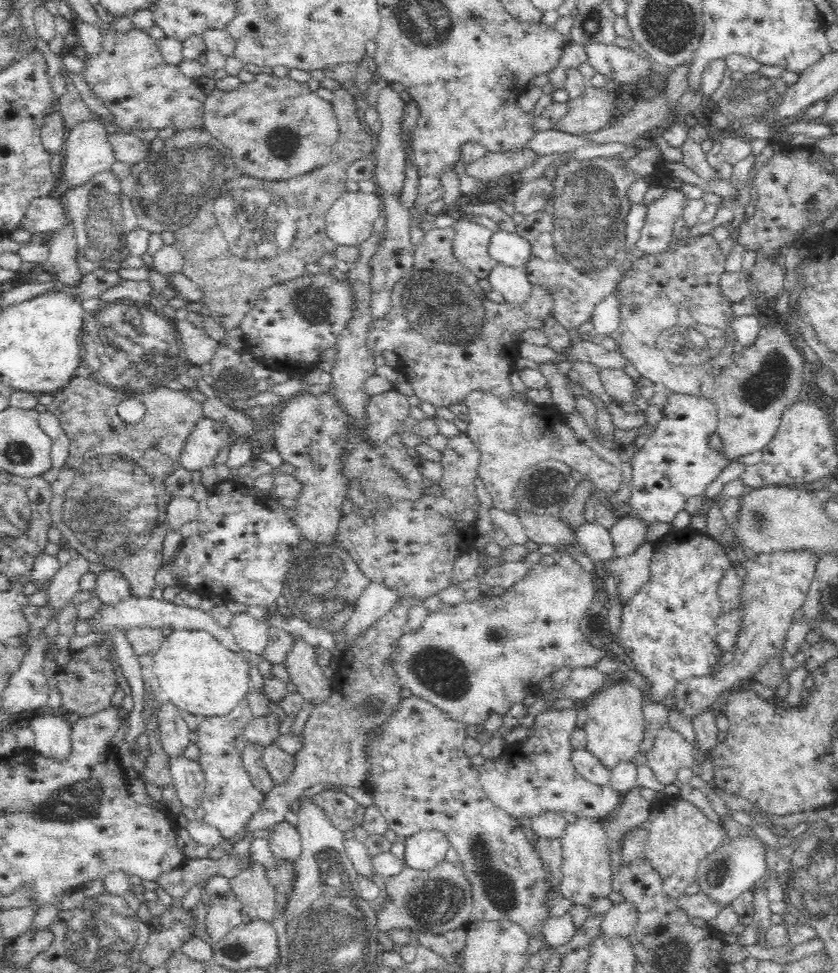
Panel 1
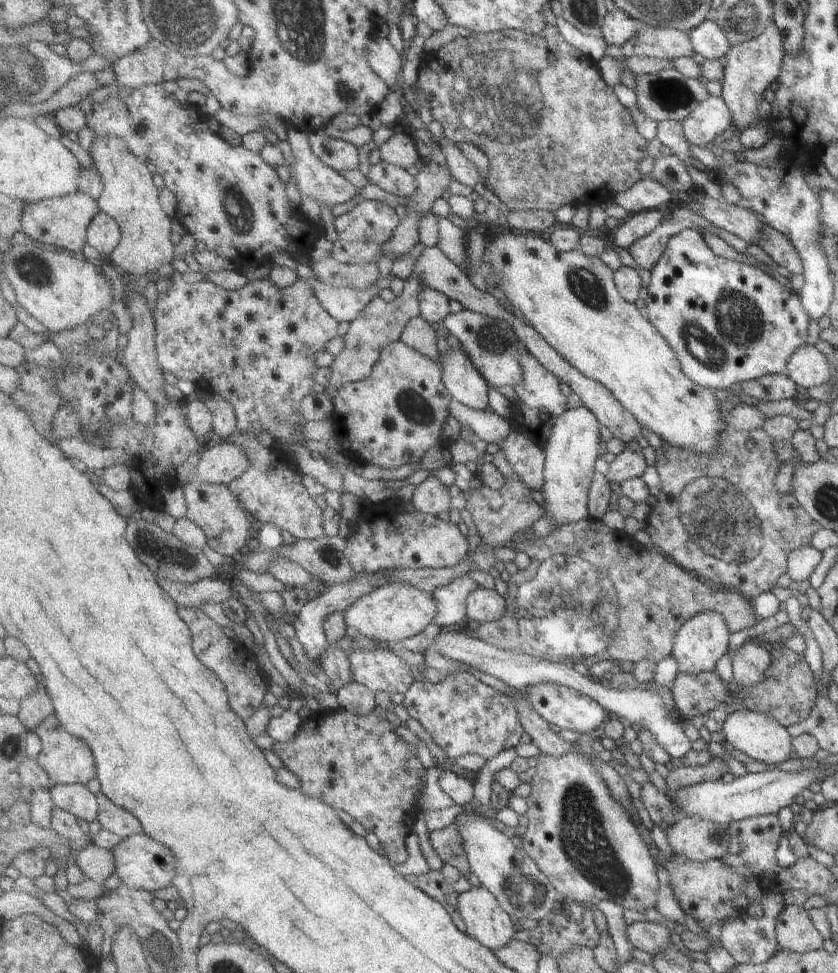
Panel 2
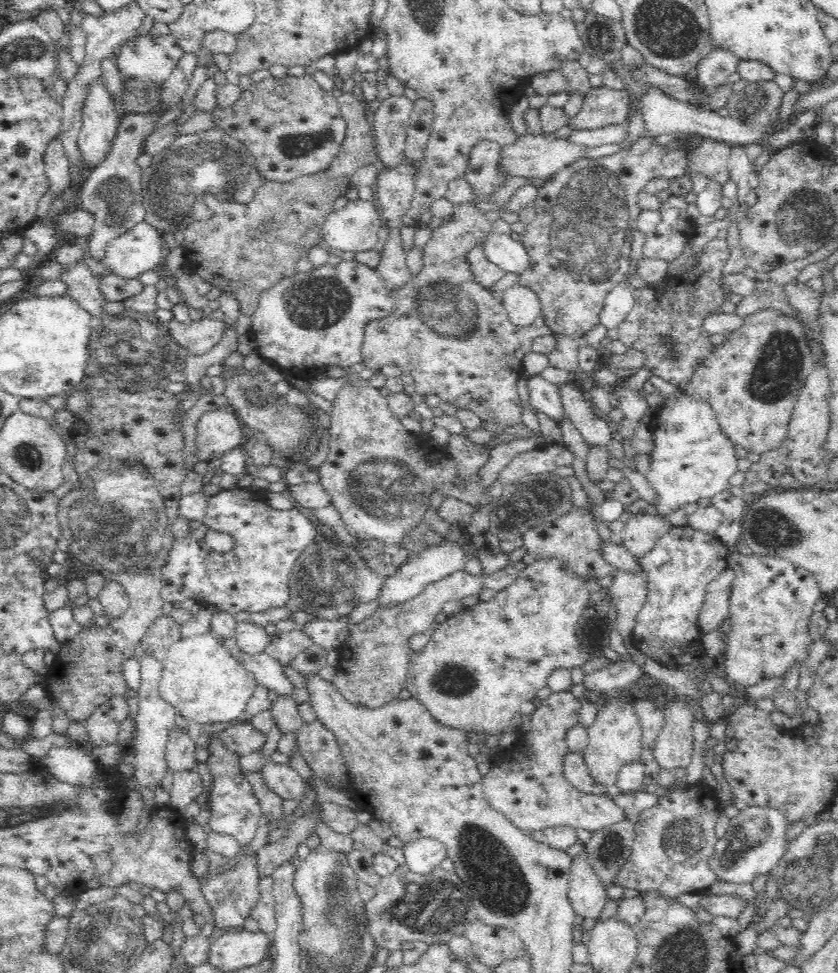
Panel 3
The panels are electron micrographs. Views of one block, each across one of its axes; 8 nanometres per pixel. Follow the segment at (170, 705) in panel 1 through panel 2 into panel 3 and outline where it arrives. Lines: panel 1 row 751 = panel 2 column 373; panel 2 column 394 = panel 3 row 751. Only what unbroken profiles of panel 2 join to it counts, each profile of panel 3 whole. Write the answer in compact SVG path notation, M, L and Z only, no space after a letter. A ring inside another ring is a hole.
M175 726L170 730L164 746L164 754L169 770L190 770L197 768L194 750L196 742L188 732Z

